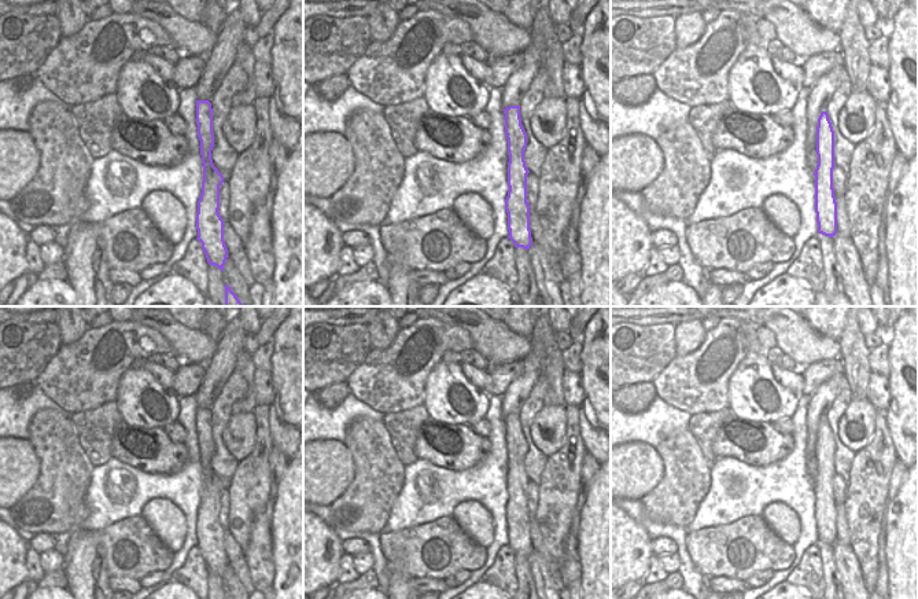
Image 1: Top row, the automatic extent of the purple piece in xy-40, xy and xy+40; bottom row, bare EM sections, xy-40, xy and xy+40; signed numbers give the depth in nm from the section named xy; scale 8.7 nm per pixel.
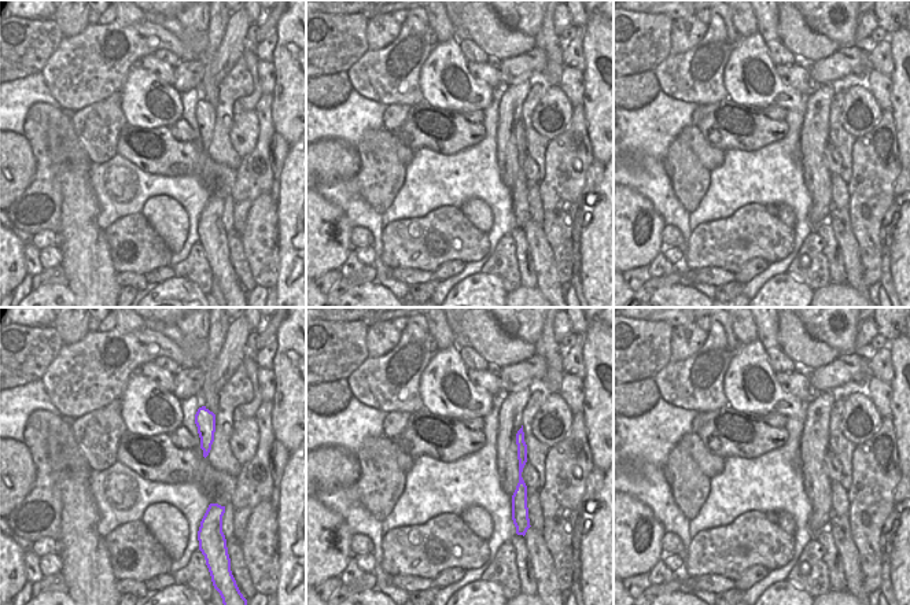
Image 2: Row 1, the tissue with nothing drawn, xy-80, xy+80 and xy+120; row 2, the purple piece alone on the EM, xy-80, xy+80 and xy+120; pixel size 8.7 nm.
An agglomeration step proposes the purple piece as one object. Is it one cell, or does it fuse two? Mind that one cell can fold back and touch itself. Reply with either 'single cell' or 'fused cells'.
single cell

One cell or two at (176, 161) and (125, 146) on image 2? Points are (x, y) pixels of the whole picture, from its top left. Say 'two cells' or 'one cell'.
one cell

